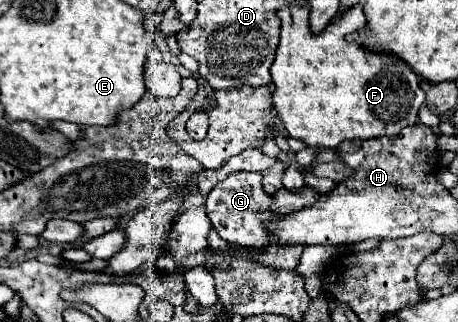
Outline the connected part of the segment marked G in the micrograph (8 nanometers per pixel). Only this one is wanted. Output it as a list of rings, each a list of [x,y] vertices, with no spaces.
[[[233,173],[225,181],[221,181],[207,195],[207,217],[211,219],[215,231],[227,241],[243,247],[265,249],[269,245],[279,245],[281,241],[267,229],[267,223],[277,219],[277,211],[269,211],[271,197],[261,187],[261,173]]]

